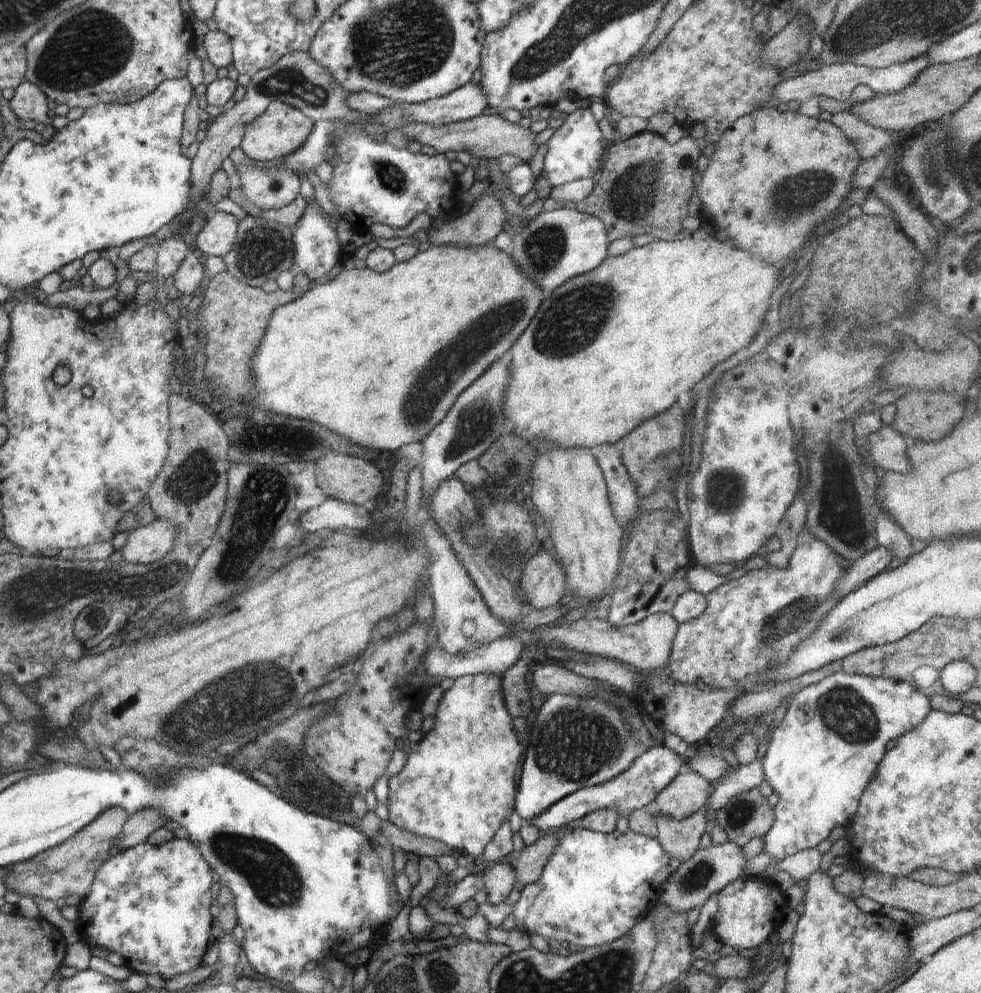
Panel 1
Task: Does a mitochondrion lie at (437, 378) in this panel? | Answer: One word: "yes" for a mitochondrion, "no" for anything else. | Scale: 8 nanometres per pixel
yes

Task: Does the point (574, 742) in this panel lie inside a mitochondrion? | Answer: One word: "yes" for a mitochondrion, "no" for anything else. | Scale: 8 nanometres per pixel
yes

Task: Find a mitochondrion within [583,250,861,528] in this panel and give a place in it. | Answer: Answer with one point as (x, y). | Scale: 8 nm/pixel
(724, 490)

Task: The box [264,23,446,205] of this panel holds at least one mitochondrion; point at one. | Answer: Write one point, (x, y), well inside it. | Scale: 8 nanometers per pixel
(390, 177)

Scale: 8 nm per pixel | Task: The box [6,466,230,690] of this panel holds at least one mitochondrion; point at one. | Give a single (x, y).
(95, 615)

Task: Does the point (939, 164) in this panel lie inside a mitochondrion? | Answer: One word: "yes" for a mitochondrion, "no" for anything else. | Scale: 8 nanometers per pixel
yes

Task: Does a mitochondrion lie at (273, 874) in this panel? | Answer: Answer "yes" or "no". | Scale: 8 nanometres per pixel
yes

